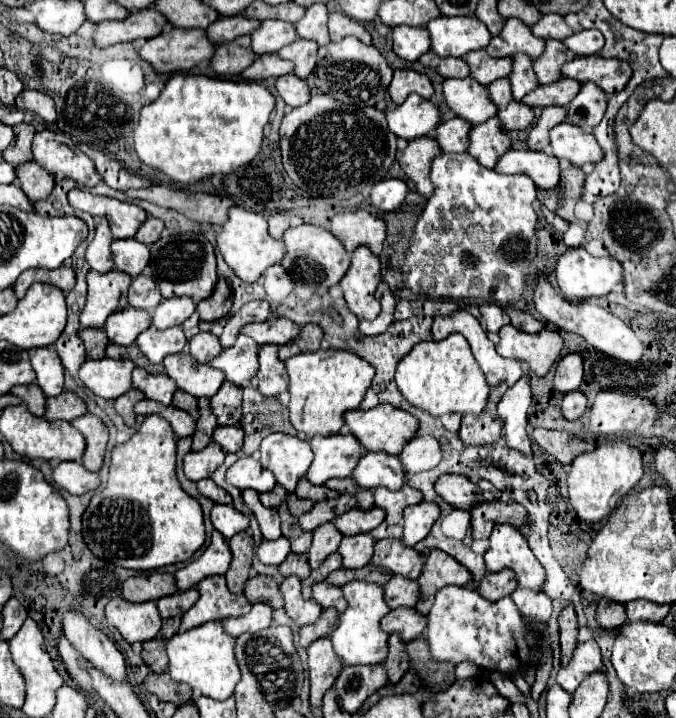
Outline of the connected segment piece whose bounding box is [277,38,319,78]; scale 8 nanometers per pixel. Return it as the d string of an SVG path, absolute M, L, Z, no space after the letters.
M297 38L293 44L281 48L277 54L283 56L285 60L291 60L295 64L295 76L307 78L317 62L317 48L319 44L315 40L305 40Z

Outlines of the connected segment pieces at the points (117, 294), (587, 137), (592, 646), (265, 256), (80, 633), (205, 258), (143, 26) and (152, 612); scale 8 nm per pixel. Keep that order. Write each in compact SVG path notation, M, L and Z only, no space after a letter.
M89 270L87 284L89 284L89 294L87 294L87 304L81 312L81 326L101 328L107 316L127 306L127 290L131 284L131 276L119 270L111 270L105 274Z
M561 122L551 130L551 150L559 160L569 160L573 166L603 160L603 150L595 136L567 122Z
M591 638L583 644L577 644L571 660L567 666L559 668L557 672L557 682L569 692L573 694L577 690L577 686L591 674L603 670L603 662L601 662L601 652L597 642Z
M237 206L229 210L229 220L223 224L223 230L217 234L217 246L219 246L219 252L223 254L225 262L235 270L235 274L243 282L249 282L249 284L259 280L259 276L269 266L281 262L287 252L283 240L275 240L273 236L269 236L265 216L237 208Z
M69 610L63 614L63 632L83 654L83 658L91 660L91 664L95 664L107 676L115 680L125 678L123 654L115 648L107 634L97 630L81 612Z
M165 230L161 238L155 244L151 244L151 264L149 266L153 270L153 276L159 284L163 298L191 296L195 302L199 302L211 296L217 284L215 250L203 234L195 234L195 232L177 234L177 232Z
M145 8L137 10L133 16L125 20L111 20L101 22L95 32L95 44L101 48L107 48L117 42L135 42L135 40L147 40L165 28L167 18L157 8Z
M117 596L105 606L105 616L107 622L115 626L129 644L151 640L163 624L157 604L153 600L133 604Z

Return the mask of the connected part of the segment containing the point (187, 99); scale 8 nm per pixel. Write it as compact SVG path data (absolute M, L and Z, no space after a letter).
M173 74L161 96L143 106L139 126L135 128L135 152L147 166L159 168L181 184L197 182L213 174L231 174L243 164L249 164L261 150L263 130L269 122L269 114L275 108L275 96L261 82L245 80L219 80L195 74Z

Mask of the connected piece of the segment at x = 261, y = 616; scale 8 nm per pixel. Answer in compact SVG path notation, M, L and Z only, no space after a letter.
M265 602L253 604L253 610L245 616L237 616L237 618L227 618L223 620L225 632L231 636L241 636L243 632L259 632L263 628L269 628L271 620L273 620L273 608Z

